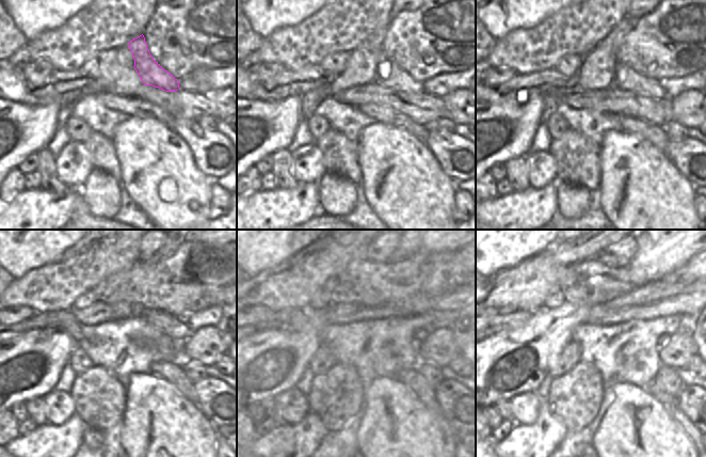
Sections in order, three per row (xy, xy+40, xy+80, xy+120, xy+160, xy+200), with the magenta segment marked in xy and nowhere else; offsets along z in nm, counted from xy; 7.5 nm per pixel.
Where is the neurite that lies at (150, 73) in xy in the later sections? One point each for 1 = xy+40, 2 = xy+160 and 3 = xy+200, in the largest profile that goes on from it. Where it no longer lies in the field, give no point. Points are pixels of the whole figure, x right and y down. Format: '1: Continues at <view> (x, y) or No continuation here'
1: Continues at xy+40 (387, 74)
2: Continues at xy+160 (423, 335)
3: Continues at xy+200 (662, 340)

